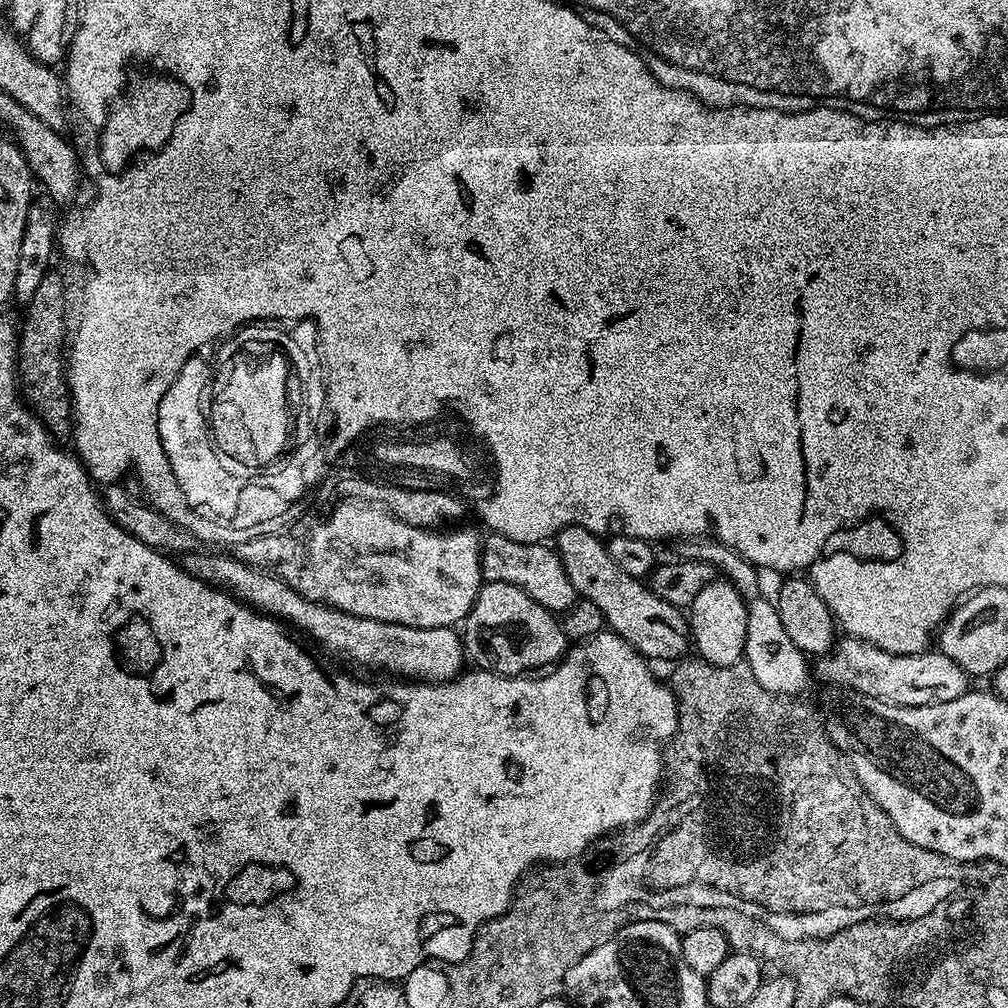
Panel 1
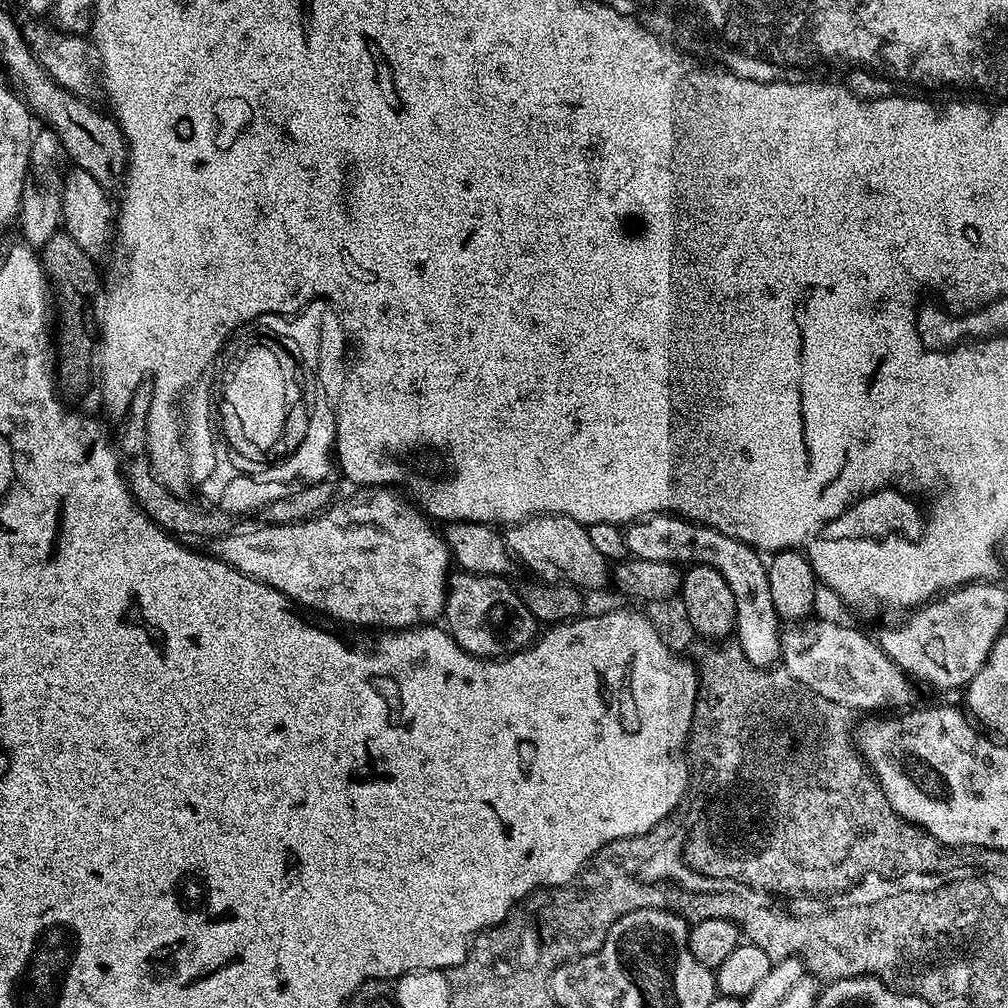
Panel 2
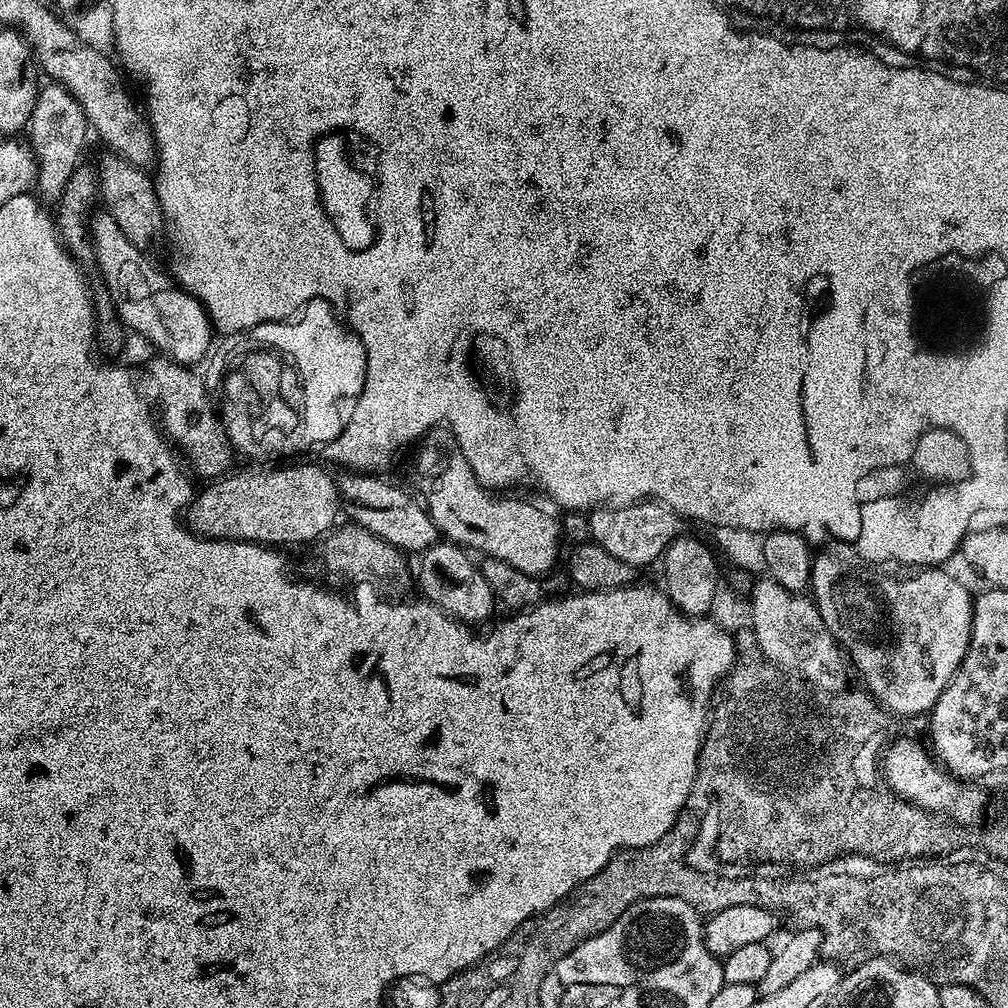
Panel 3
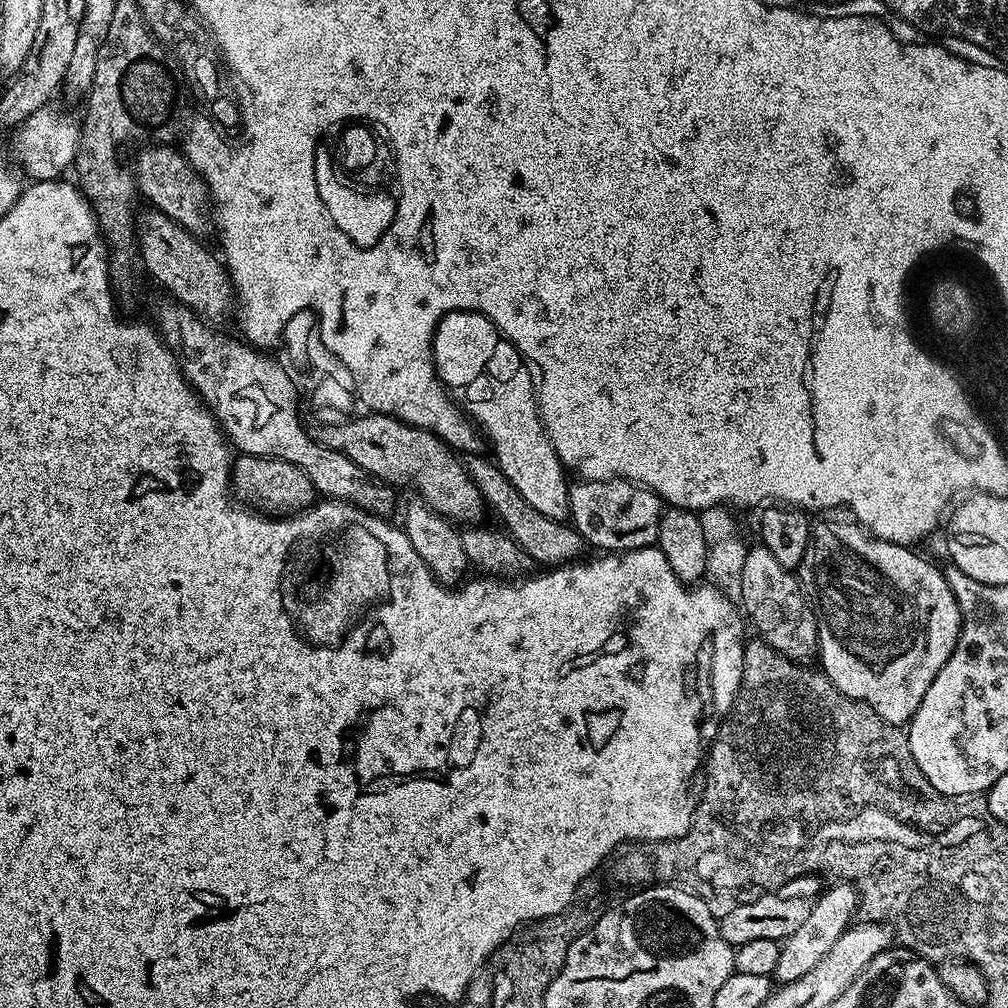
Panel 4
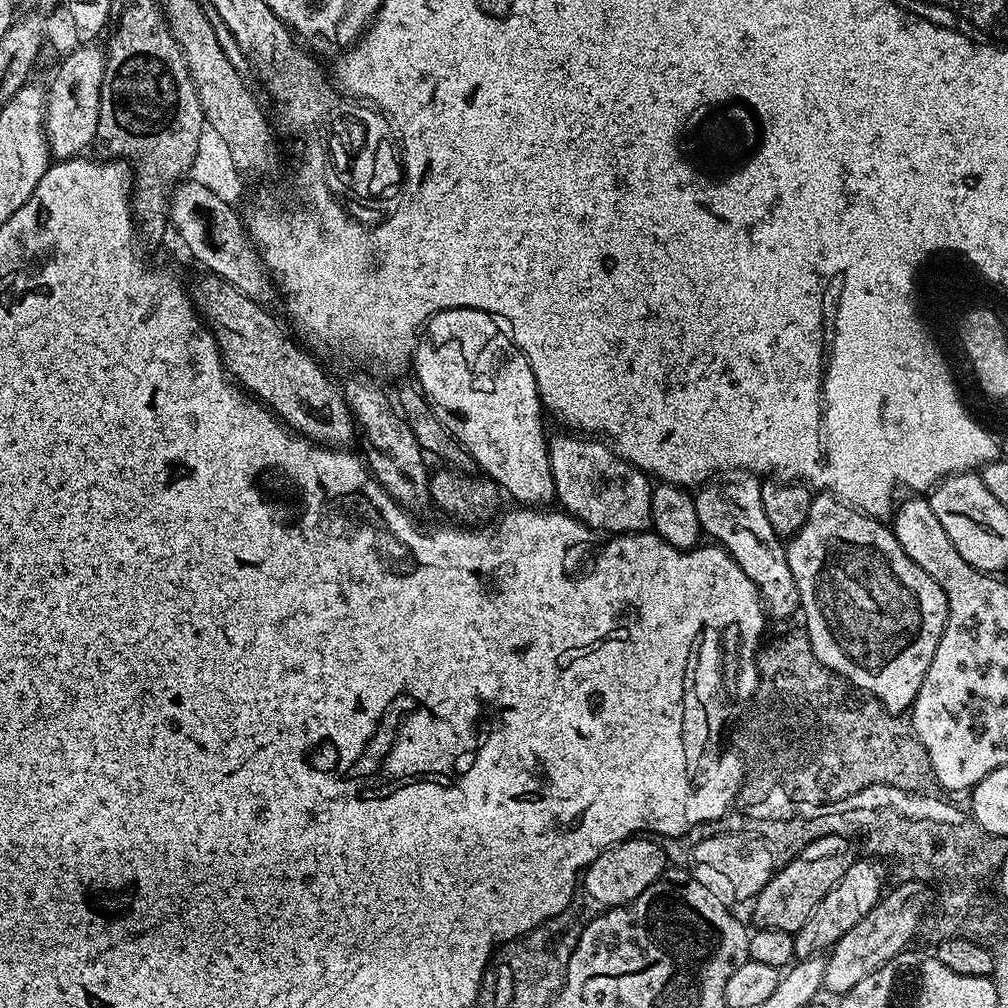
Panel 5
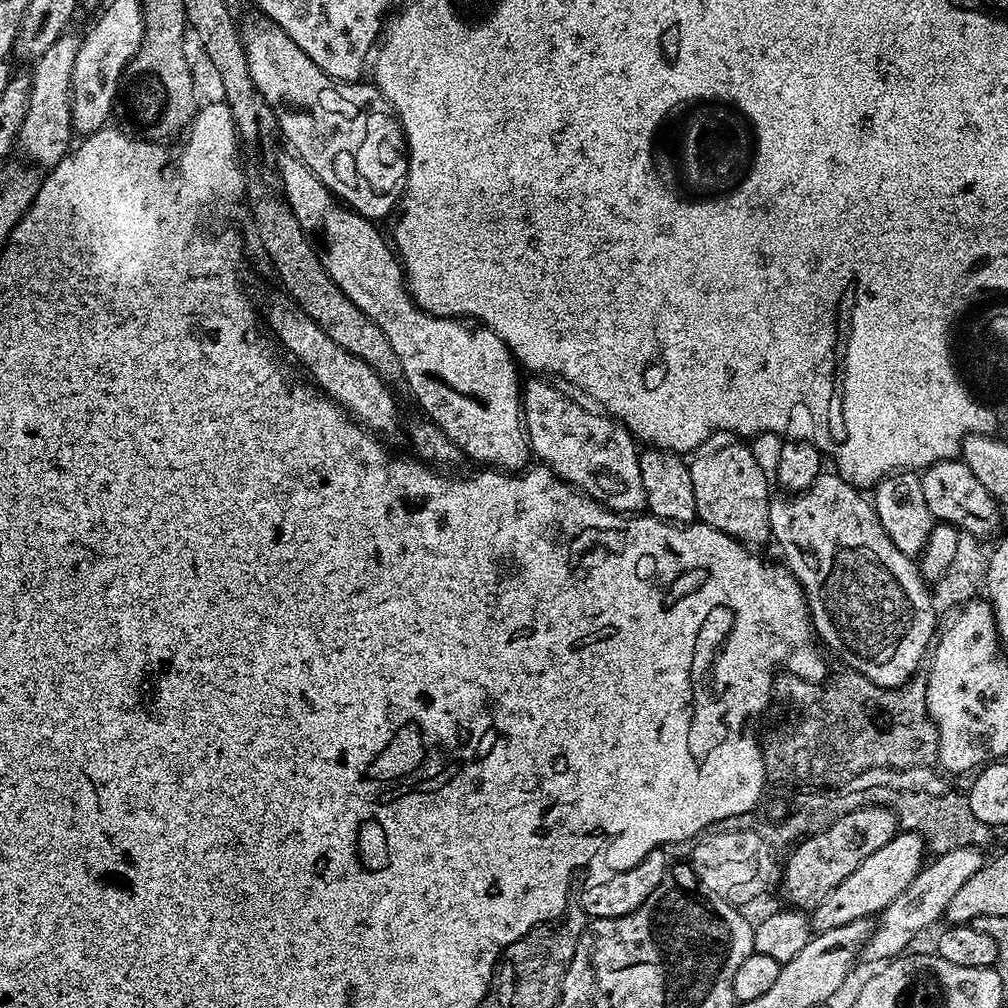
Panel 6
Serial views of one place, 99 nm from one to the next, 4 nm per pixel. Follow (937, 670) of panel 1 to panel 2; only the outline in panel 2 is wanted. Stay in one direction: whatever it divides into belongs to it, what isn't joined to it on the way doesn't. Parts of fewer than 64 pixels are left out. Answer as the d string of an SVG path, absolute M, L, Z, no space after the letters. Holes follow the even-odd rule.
M809 618L803 622L792 622L780 633L780 660L782 667L794 678L798 679L802 688L809 687L814 694L822 694L830 698L830 702L838 702L850 710L860 714L876 714L879 708L884 710L904 710L916 696L917 685L911 676L895 664L881 650L879 643L868 636L863 636L856 628L847 628L844 624L835 624L832 620L816 620Z

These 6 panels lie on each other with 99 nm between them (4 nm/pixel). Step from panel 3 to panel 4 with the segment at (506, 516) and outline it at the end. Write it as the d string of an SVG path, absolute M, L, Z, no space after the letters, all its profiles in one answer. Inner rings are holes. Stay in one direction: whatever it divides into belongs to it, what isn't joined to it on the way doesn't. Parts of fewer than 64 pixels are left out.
M363 415L353 420L336 420L333 424L322 425L314 432L315 440L322 447L344 454L350 462L356 463L369 476L375 476L385 485L404 484L409 480L420 491L417 492L419 499L425 500L449 522L479 521L476 519L486 512L486 505L470 478L465 461L431 428L416 428L394 416Z

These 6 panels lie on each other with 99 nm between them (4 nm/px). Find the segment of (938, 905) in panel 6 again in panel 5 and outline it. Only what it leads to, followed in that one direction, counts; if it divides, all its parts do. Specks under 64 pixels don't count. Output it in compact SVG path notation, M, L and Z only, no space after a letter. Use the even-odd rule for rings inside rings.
M905 880L897 883L897 888L885 891L880 901L858 922L858 926L852 927L847 934L842 934L838 942L831 949L824 962L824 988L827 991L843 994L849 992L862 978L874 974L890 958L905 951L916 931L921 931L922 917L925 915L924 907L928 904L928 892L919 880Z

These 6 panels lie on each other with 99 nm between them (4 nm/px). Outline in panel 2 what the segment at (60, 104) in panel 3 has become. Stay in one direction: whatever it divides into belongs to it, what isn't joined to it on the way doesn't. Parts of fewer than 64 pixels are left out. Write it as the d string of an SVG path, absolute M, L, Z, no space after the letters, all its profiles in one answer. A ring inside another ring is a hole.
M51 130L37 131L32 141L32 162L24 189L20 195L20 214L18 225L23 243L33 250L44 247L46 242L61 231L64 215L62 214L62 190L66 175L66 155L64 146Z

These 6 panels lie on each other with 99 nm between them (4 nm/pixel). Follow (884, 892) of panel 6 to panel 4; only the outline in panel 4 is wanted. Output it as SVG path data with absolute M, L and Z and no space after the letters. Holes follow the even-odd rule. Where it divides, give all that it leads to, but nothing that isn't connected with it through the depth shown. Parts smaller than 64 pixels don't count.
M836 882L833 884L836 884L833 888L823 889L814 910L810 910L806 922L802 922L802 926L798 926L794 934L790 934L782 941L778 954L778 966L774 973L777 985L798 982L798 978L806 978L806 973L814 970L818 962L822 962L824 955L833 948L834 942L838 942L838 938L842 938L844 931L853 923L852 915L857 915L860 906L860 893L857 892L855 883Z

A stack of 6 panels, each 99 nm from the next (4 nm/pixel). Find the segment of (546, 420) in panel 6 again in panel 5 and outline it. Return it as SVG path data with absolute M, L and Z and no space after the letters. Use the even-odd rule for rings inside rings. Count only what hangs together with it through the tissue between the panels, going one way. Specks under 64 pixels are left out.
M568 430L560 431L564 432L558 433L556 437L553 435L548 442L550 470L554 474L554 490L559 507L568 515L575 516L576 519L600 532L619 534L649 531L652 527L650 502L652 501L653 481L640 469L635 468L629 460L623 460L615 447L609 446L603 439L573 434Z

